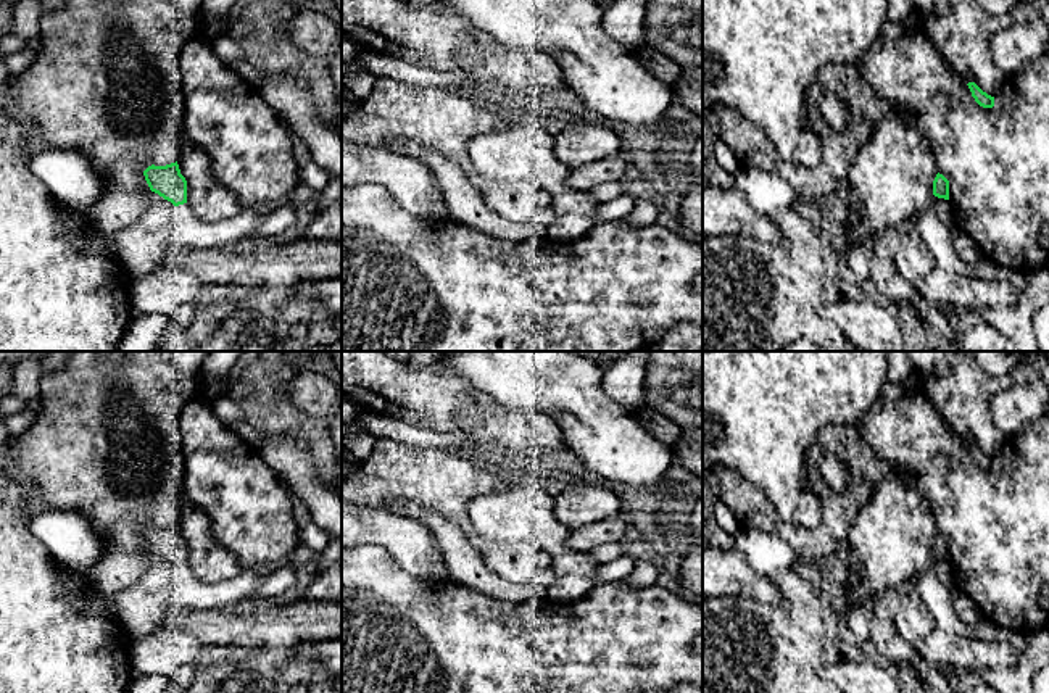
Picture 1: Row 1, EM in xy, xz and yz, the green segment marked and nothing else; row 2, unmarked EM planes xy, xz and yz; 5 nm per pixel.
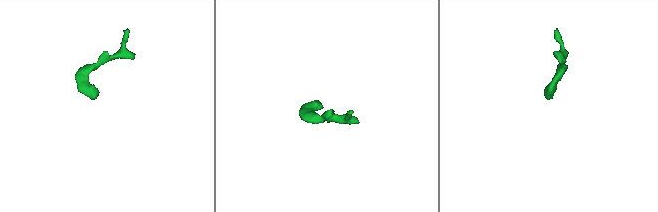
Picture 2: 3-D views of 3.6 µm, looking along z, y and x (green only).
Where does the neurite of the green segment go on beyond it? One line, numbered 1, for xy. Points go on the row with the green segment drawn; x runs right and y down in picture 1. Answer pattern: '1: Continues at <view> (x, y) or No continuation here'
1: Continues at xy (189, 234)

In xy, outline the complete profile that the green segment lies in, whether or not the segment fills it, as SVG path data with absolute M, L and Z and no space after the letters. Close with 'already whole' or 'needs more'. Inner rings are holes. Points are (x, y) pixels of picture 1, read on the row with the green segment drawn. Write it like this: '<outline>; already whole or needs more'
M177 161L166 166L151 164L143 176L151 192L174 205L171 243L184 251L227 250L235 242L251 237L271 213L267 206L256 205L232 219L208 224L195 218L187 206L187 181L180 174Z; needs more

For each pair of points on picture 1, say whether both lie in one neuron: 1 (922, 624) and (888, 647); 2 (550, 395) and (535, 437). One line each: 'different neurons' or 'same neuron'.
1: different neurons
2: different neurons

